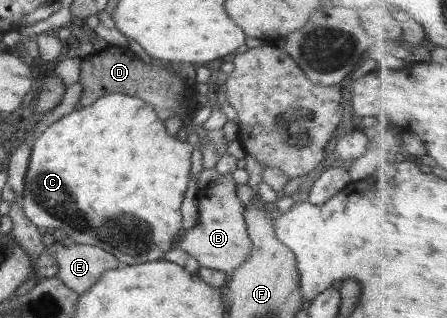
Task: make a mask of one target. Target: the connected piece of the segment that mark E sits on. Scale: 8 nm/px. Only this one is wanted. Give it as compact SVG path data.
M60 243L50 244L59 272L58 279L82 295L95 284L107 269L117 269L121 263L108 251L89 244L67 247Z

